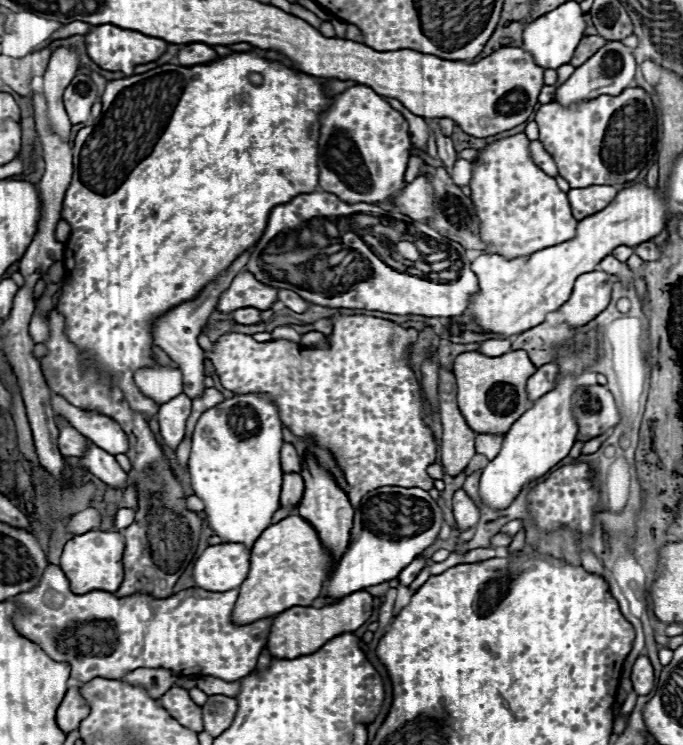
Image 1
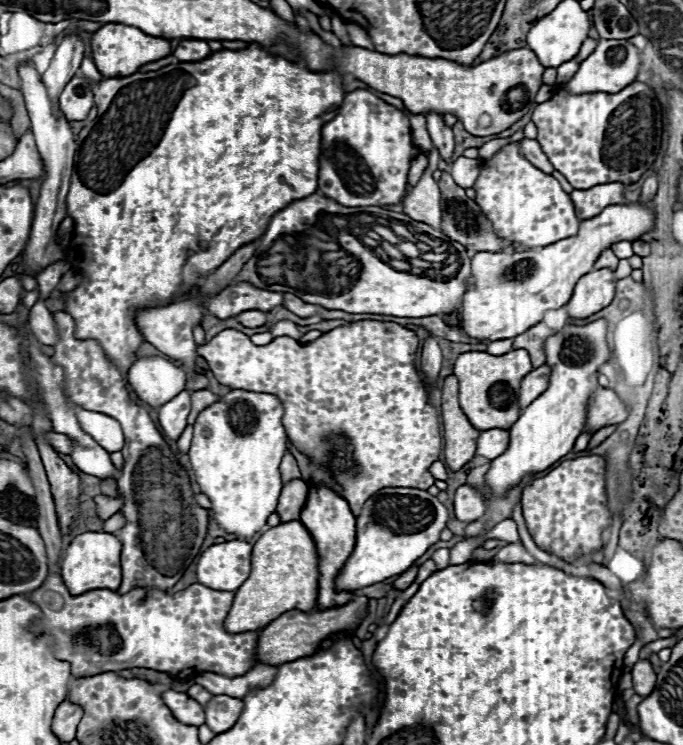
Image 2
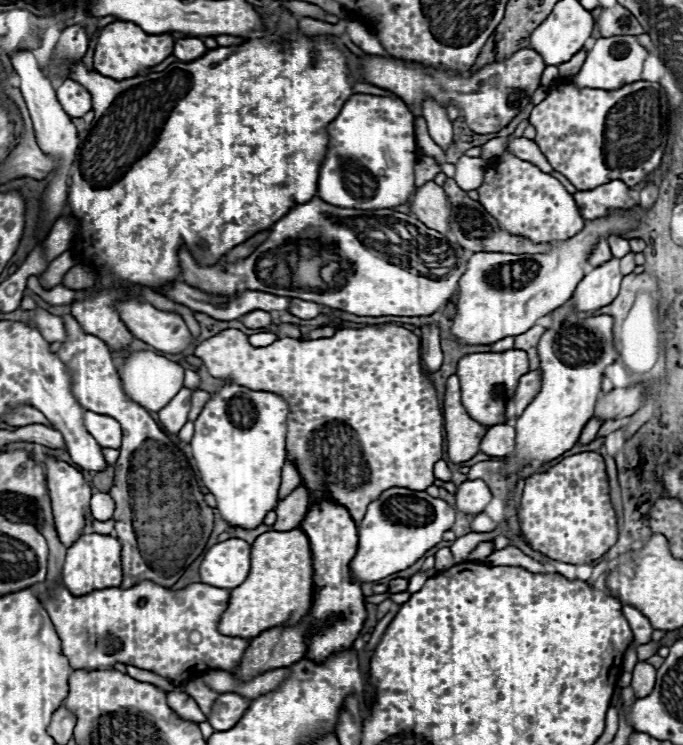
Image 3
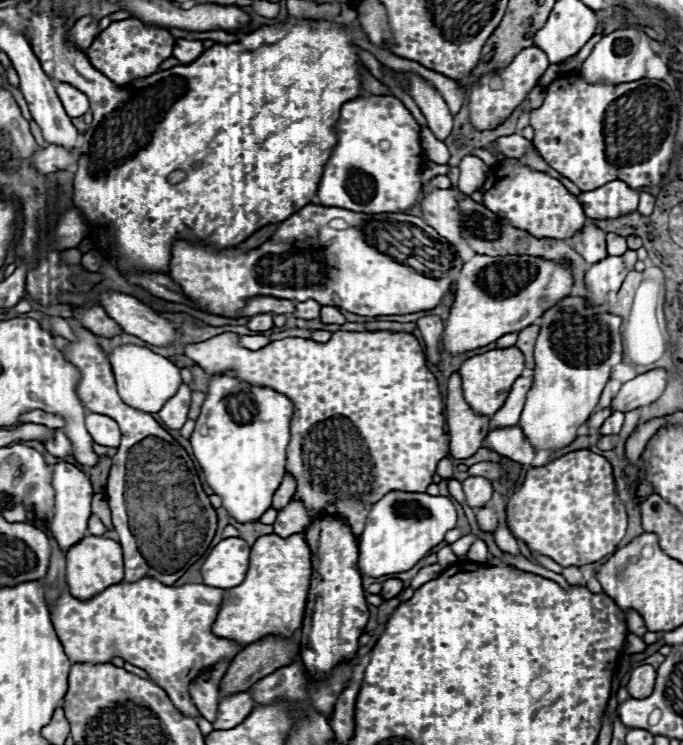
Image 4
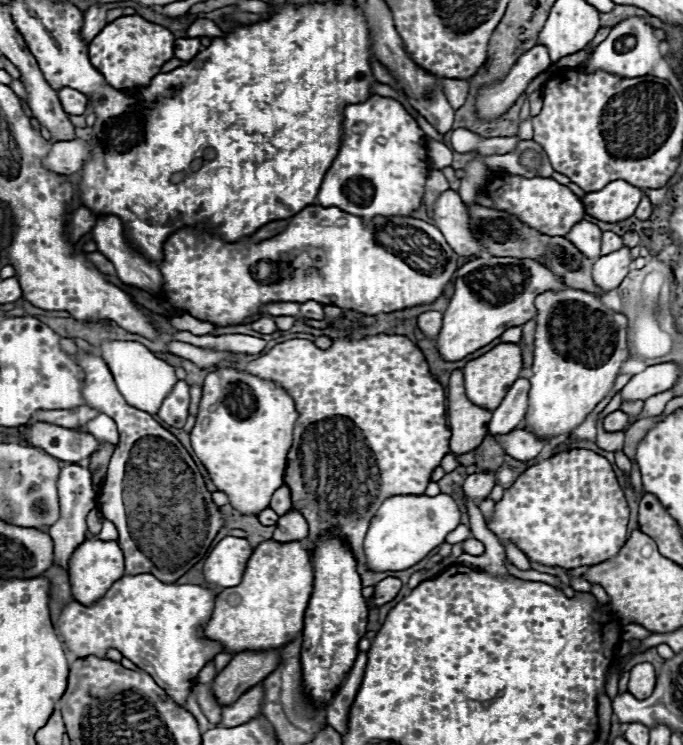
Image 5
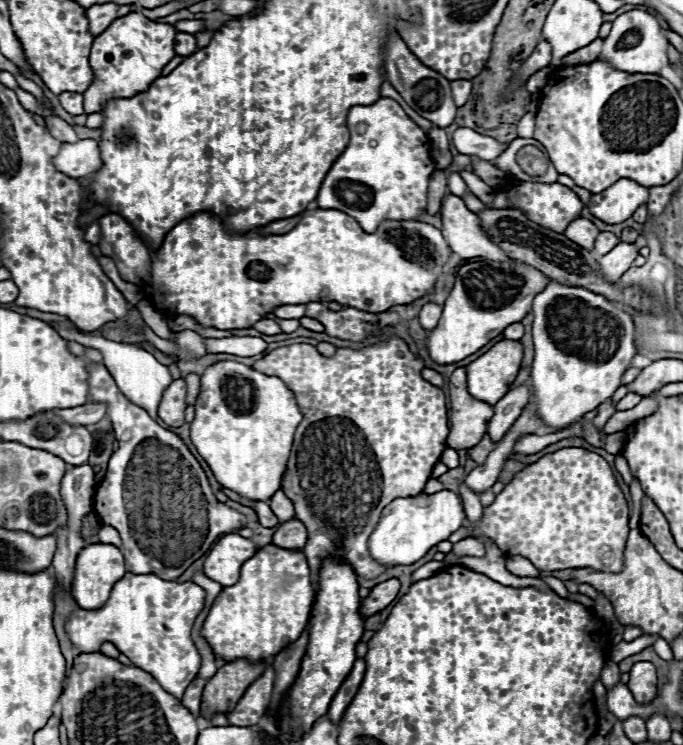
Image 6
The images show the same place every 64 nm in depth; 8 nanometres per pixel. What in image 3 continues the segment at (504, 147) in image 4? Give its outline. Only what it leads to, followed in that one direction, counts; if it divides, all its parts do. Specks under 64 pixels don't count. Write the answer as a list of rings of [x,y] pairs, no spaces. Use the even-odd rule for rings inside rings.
[[[514,138],[506,144],[506,150],[514,152],[518,158],[524,158],[528,162],[532,162],[534,166],[538,166],[540,170],[544,170],[546,174],[552,172],[552,166],[548,164],[548,160],[544,158],[544,154],[540,152],[540,148],[536,146],[534,140],[528,140],[528,138]]]

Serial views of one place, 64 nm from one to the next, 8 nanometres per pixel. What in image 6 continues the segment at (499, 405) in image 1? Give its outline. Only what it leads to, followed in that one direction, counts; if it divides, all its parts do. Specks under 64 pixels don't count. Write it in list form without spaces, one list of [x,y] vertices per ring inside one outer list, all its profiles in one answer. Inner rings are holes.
[[[502,340],[494,344],[484,356],[466,366],[472,398],[494,406],[516,380],[522,364],[522,344],[514,340]]]

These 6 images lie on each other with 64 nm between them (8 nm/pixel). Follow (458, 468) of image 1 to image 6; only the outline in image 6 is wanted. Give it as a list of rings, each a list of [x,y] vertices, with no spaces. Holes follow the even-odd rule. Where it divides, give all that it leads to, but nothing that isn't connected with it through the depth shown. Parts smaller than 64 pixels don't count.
[[[458,368],[450,376],[450,436],[448,446],[454,450],[468,450],[476,446],[486,434],[486,424],[494,410],[490,404],[480,402],[468,394],[466,370]]]

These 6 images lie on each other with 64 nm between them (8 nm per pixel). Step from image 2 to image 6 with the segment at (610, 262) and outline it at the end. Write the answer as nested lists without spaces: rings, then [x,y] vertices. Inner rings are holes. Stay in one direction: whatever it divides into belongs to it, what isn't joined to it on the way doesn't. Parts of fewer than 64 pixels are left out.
[[[576,218],[564,232],[568,240],[576,242],[578,246],[584,246],[584,250],[590,250],[590,252],[596,242],[596,234],[600,234],[600,230],[586,218]]]

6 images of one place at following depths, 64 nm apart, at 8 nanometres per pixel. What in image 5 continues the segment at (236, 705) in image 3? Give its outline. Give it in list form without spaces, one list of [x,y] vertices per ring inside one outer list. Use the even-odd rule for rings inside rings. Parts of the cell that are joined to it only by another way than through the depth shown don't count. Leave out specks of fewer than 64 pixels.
[[[256,684],[254,688],[244,692],[234,704],[222,706],[220,726],[234,728],[260,716],[260,700],[262,700],[262,684]]]

